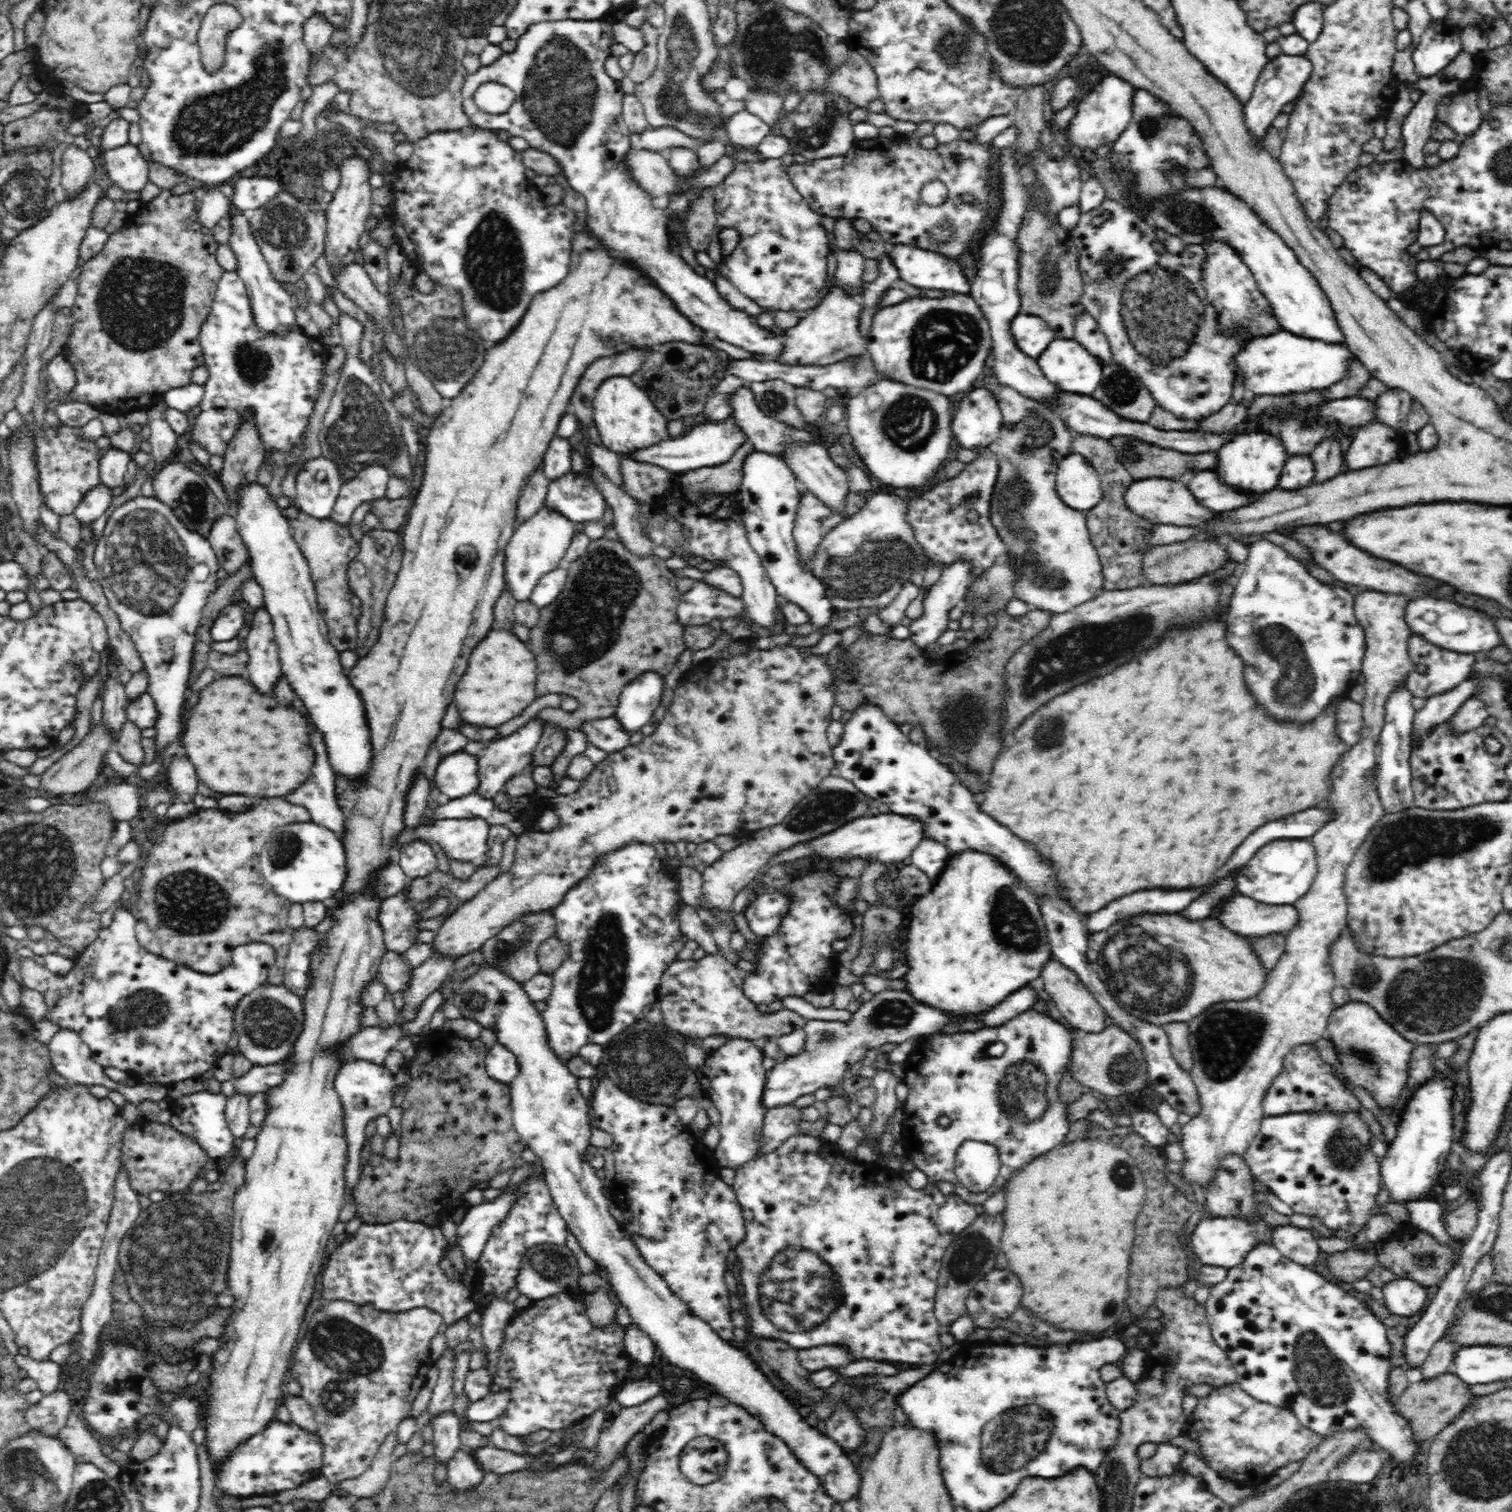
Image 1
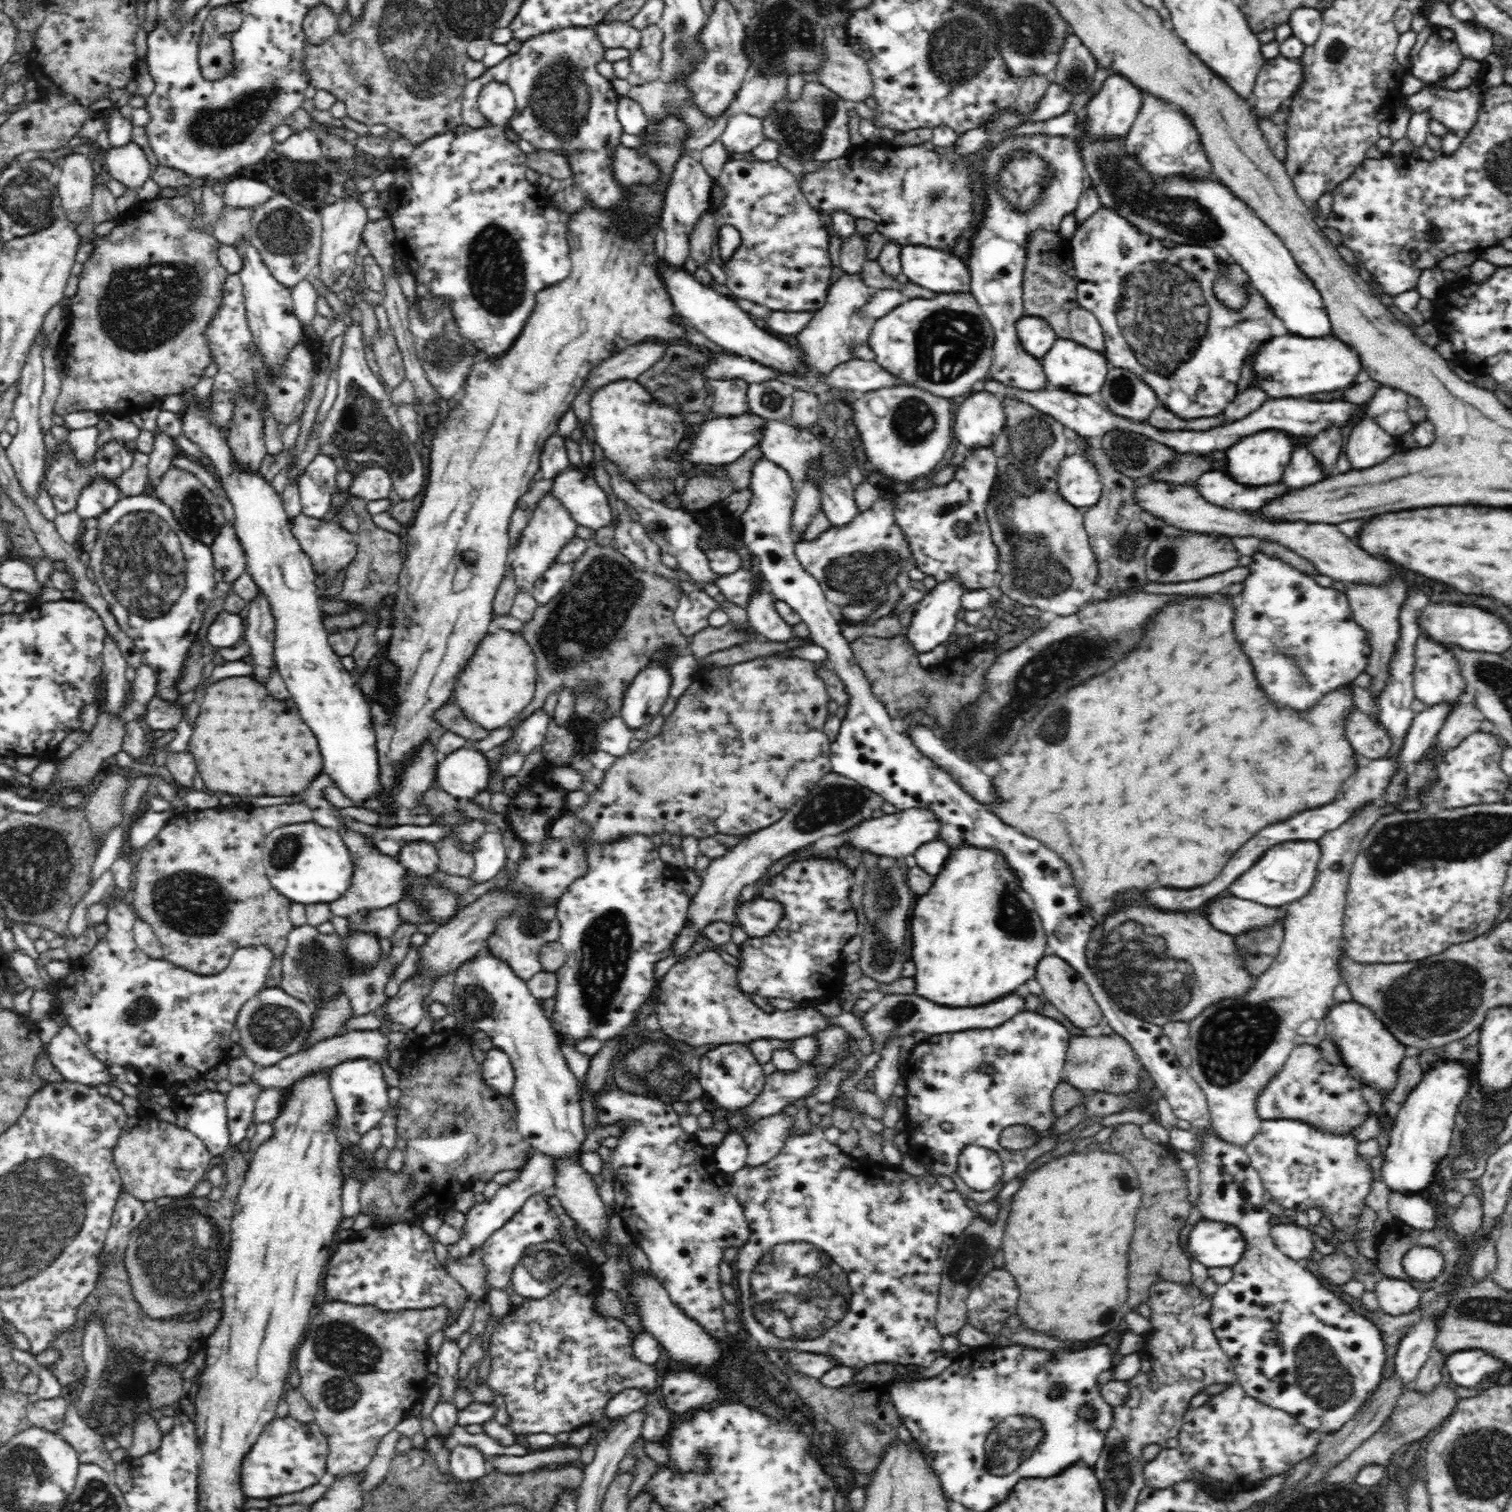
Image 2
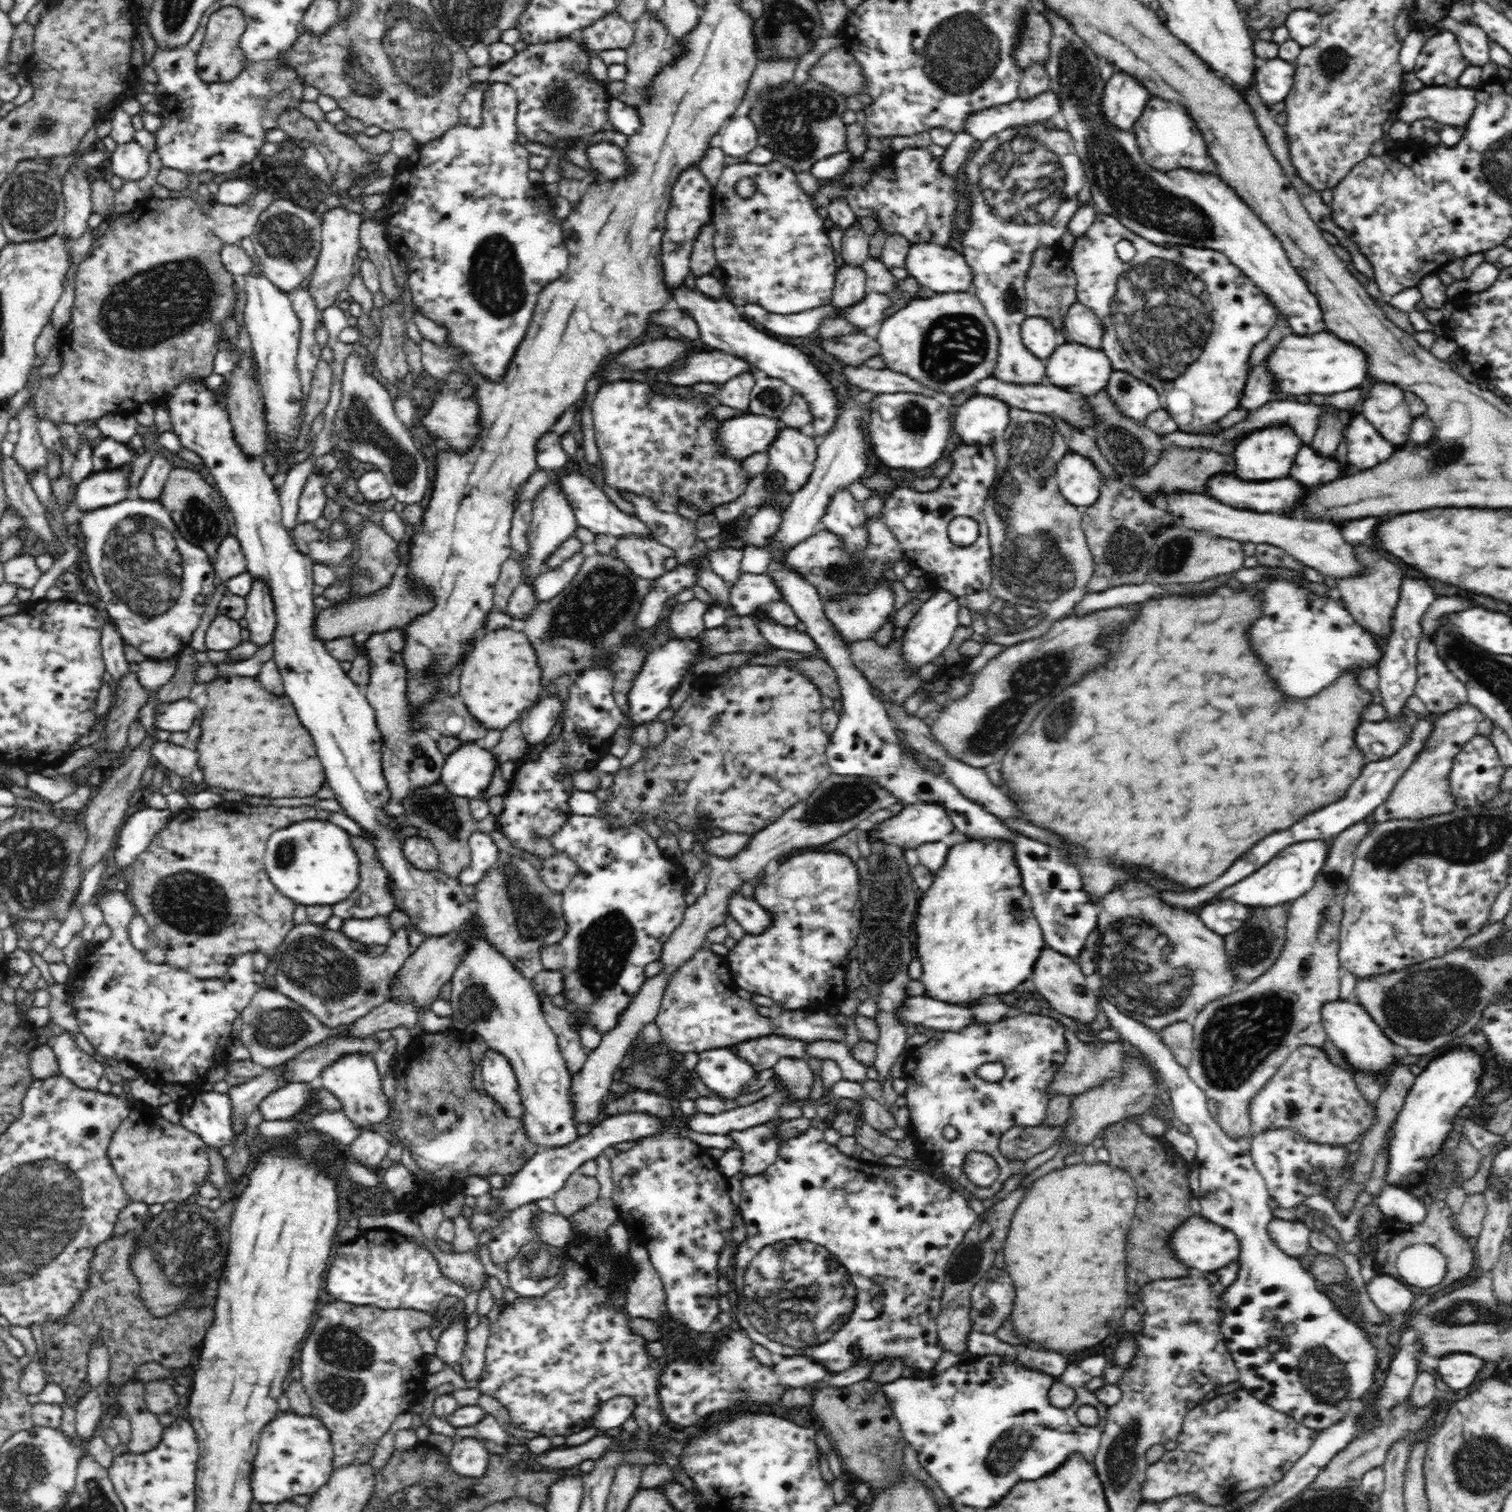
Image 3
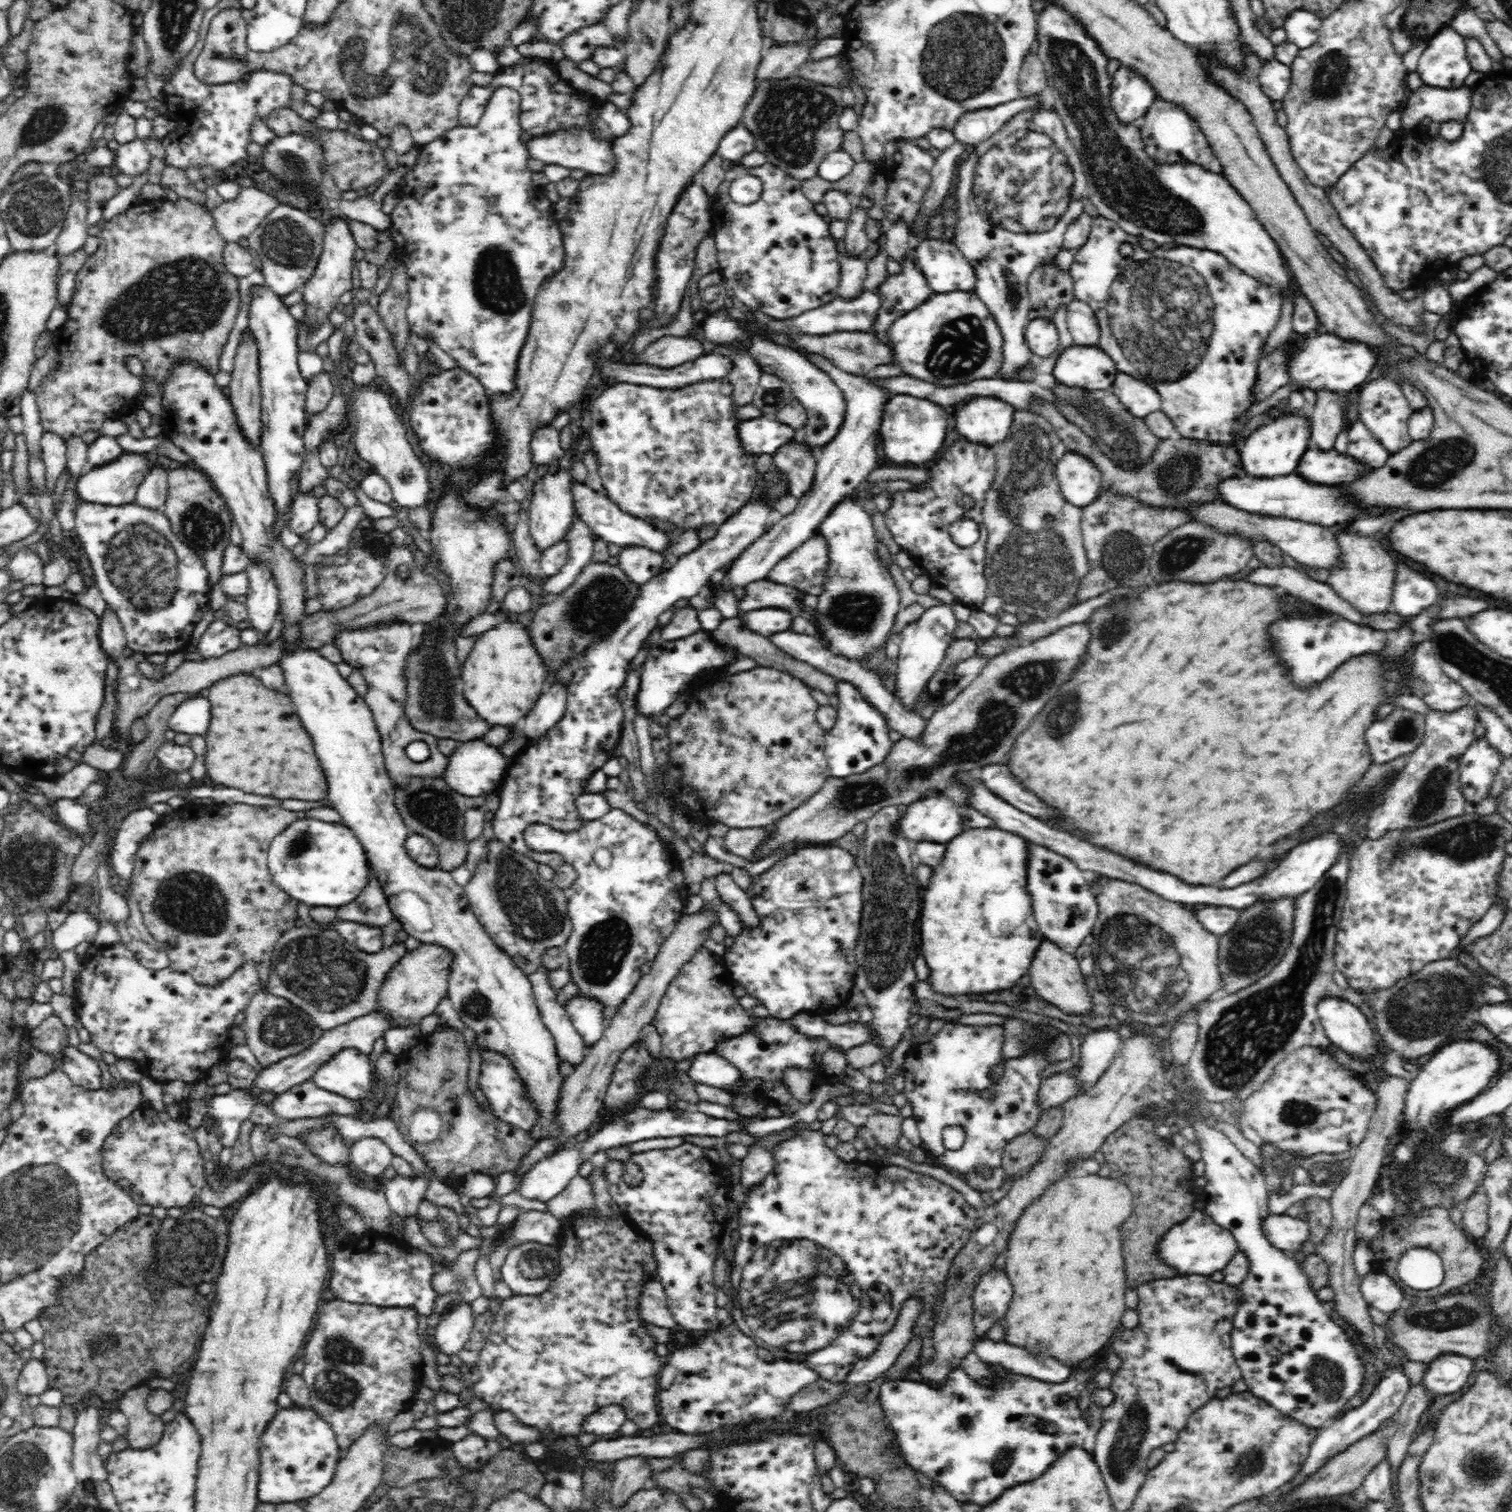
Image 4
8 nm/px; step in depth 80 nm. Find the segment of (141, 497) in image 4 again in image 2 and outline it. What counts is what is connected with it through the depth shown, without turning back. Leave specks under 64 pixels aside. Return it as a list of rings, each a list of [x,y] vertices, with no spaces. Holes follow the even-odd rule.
[[[157,426],[154,432],[157,433],[153,444],[153,449],[149,453],[149,463],[147,464],[147,478],[152,480],[150,486],[158,486],[159,478],[164,472],[168,472],[173,467],[172,459],[178,454],[176,447],[173,445],[174,437],[169,434],[162,433]]]

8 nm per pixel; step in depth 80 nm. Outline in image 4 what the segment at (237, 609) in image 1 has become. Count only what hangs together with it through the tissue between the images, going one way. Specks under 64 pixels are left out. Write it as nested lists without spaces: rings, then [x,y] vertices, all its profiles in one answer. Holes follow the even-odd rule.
[[[227,618],[214,620],[194,648],[205,659],[218,658],[241,645],[241,630],[229,626]]]

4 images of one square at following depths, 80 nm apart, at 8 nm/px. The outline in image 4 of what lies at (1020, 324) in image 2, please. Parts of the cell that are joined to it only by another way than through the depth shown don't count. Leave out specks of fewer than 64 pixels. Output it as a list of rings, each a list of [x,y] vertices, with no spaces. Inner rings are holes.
[[[1034,319],[1026,324],[1025,341],[1038,356],[1047,357],[1059,351],[1059,332],[1055,323],[1048,319]]]

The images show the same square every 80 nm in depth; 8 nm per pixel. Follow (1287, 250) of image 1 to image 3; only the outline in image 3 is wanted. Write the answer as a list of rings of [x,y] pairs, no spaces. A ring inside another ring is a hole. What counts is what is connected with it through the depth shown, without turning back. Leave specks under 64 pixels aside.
[[[1049,10],[1049,20],[1054,28],[1054,36],[1050,40],[1050,57],[1044,66],[1050,78],[1049,90],[1058,95],[1062,114],[1068,124],[1067,131],[1070,132],[1076,152],[1086,170],[1095,214],[1104,212],[1108,216],[1118,216],[1118,220],[1128,230],[1154,244],[1164,244],[1164,242],[1184,244],[1186,240],[1200,240],[1204,246],[1212,246],[1212,249],[1230,258],[1230,262],[1235,264],[1251,282],[1254,282],[1255,287],[1258,287],[1270,302],[1274,303],[1275,308],[1280,308],[1280,312],[1288,318],[1289,326],[1294,330],[1293,334],[1306,336],[1324,331],[1323,312],[1317,297],[1314,293],[1310,293],[1305,280],[1290,264],[1289,256],[1275,234],[1216,172],[1199,174],[1198,171],[1188,168],[1173,168],[1168,172],[1152,170],[1144,162],[1142,152],[1138,152],[1139,147],[1134,140],[1134,131],[1118,132],[1110,126],[1110,123],[1106,123],[1106,119],[1102,118],[1102,114],[1098,112],[1099,100],[1102,98],[1104,84],[1106,84],[1100,78],[1101,61],[1098,60],[1098,56],[1084,40],[1080,39],[1071,24],[1054,10]]]

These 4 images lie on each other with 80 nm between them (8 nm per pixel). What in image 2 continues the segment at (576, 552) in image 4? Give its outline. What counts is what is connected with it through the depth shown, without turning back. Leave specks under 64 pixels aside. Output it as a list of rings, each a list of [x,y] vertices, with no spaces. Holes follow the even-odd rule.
[[[556,563],[552,569],[546,571],[540,579],[534,583],[532,597],[543,605],[550,602],[556,595],[562,592],[563,586],[571,580],[571,573],[574,571],[572,563]]]

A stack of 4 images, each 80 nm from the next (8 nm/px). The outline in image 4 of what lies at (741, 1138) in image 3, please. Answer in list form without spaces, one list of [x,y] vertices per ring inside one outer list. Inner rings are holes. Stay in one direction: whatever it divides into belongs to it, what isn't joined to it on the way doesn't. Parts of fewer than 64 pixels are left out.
[[[754,1145],[748,1147],[749,1153],[741,1160],[740,1184],[744,1193],[750,1185],[759,1183],[774,1168],[773,1151]]]

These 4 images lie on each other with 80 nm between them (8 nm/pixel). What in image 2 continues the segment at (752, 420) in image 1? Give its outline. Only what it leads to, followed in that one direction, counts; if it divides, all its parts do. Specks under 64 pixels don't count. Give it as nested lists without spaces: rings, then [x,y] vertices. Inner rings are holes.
[[[764,419],[762,440],[758,448],[768,460],[776,461],[794,481],[805,481],[805,468],[809,461],[822,452],[821,438],[806,431],[806,428],[792,427],[783,421]]]

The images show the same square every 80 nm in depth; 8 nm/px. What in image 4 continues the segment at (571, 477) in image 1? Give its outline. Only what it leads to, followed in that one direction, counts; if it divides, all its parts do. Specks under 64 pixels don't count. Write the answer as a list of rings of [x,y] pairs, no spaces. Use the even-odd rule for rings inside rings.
[[[571,480],[572,495],[575,501],[575,512],[591,530],[594,535],[606,542],[612,542],[621,549],[644,547],[652,552],[662,553],[670,549],[673,541],[665,532],[654,528],[649,523],[642,521],[622,510],[618,505],[614,505],[607,497],[602,497],[594,490],[588,488],[584,483],[573,482]]]

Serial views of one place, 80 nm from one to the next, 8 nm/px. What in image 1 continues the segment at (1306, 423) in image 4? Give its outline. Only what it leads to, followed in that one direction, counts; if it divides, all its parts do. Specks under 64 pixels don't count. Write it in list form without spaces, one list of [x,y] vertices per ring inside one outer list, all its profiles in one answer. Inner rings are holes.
[[[1264,432],[1236,434],[1226,444],[1222,444],[1222,448],[1218,448],[1215,454],[1218,455],[1218,464],[1214,470],[1218,472],[1218,478],[1224,480],[1228,487],[1236,486],[1238,490],[1244,490],[1248,494],[1268,492],[1270,488],[1276,488],[1278,476],[1282,474],[1282,468],[1289,459],[1278,438]]]

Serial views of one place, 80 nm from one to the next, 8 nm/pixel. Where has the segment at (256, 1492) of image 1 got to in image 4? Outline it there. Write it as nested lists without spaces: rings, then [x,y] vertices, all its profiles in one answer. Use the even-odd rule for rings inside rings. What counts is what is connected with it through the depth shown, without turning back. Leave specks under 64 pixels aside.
[[[294,1404],[279,1409],[261,1434],[258,1500],[278,1504],[314,1497],[330,1485],[339,1463],[334,1431],[314,1409]]]

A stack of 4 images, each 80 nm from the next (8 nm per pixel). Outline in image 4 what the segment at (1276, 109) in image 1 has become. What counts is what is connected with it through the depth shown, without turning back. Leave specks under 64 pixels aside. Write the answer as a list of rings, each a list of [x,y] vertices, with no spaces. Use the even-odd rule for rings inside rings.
[[[1275,58],[1266,59],[1260,70],[1259,82],[1262,92],[1270,100],[1282,100],[1292,82],[1291,66],[1286,66]]]

